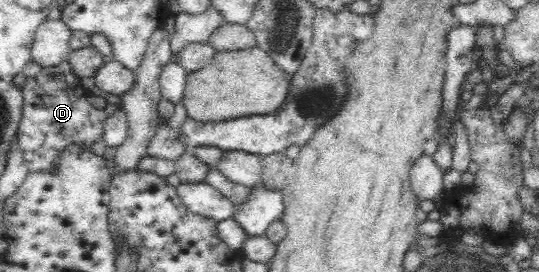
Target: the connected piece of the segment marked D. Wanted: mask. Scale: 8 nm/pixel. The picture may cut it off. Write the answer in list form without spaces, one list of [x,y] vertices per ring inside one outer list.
[[[67,60],[43,67],[36,77],[28,78],[21,90],[23,102],[17,134],[28,169],[37,172],[47,169],[56,161],[55,155],[67,145],[84,144],[91,147],[96,139],[102,139],[108,114],[87,102],[86,97],[90,93],[80,80],[76,80]]]

